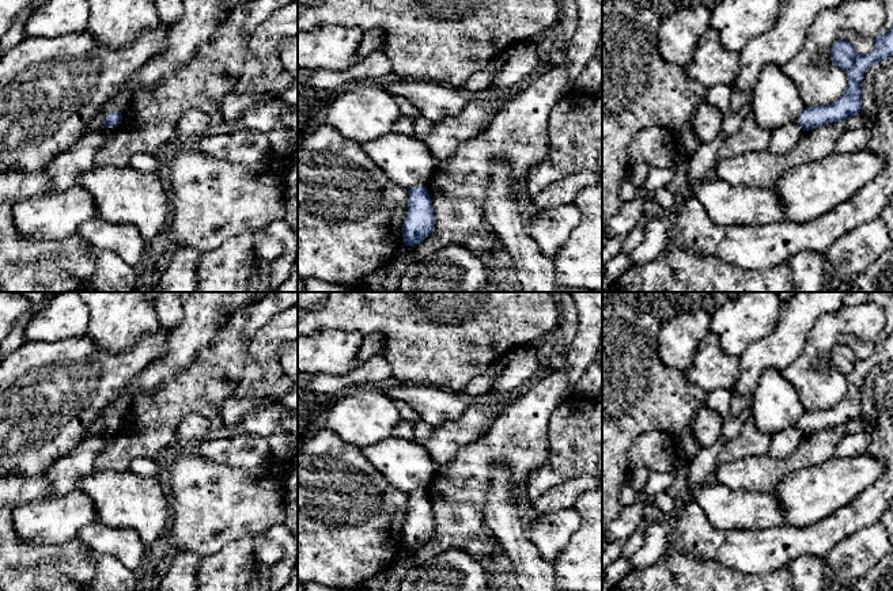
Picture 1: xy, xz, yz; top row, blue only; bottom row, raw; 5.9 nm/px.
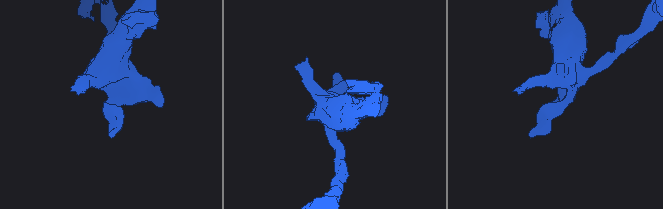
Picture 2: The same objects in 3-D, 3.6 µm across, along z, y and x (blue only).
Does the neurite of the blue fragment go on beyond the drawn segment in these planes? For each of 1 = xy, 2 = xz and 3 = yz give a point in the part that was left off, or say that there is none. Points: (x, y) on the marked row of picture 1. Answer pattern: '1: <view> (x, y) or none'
1: none
2: none
3: none

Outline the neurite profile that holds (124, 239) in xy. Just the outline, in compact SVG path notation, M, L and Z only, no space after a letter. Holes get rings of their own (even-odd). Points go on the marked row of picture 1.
M99 217L84 221L77 234L99 250L116 253L128 265L139 265L150 250L139 230L129 223L109 223Z

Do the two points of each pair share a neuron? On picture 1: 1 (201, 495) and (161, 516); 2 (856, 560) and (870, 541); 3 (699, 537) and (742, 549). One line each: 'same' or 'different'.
1: different
2: same
3: same

